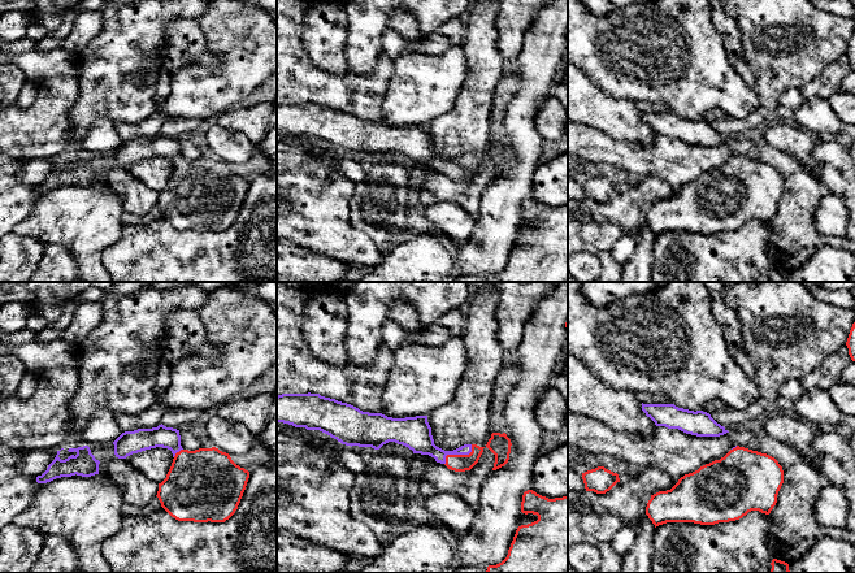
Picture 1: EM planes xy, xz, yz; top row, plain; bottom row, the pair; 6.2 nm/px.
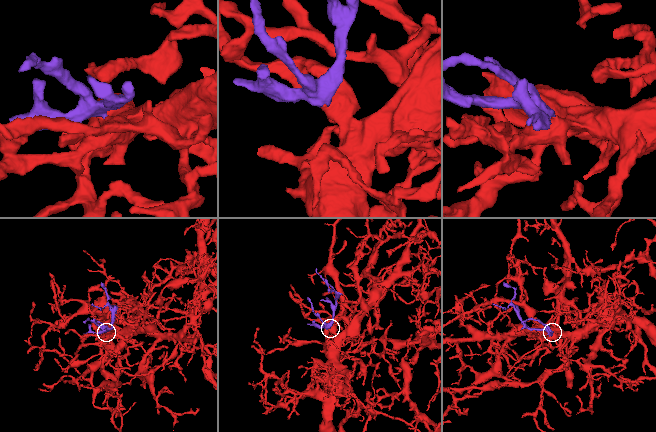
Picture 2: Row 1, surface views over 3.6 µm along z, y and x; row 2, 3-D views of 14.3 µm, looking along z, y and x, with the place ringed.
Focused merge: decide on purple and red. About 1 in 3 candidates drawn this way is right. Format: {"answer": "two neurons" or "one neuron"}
{"answer": "one neuron"}

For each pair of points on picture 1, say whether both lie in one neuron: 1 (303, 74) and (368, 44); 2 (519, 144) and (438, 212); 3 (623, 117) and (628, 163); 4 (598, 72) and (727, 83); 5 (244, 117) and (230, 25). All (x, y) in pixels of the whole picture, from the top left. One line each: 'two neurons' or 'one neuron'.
1: two neurons
2: two neurons
3: two neurons
4: one neuron
5: two neurons

